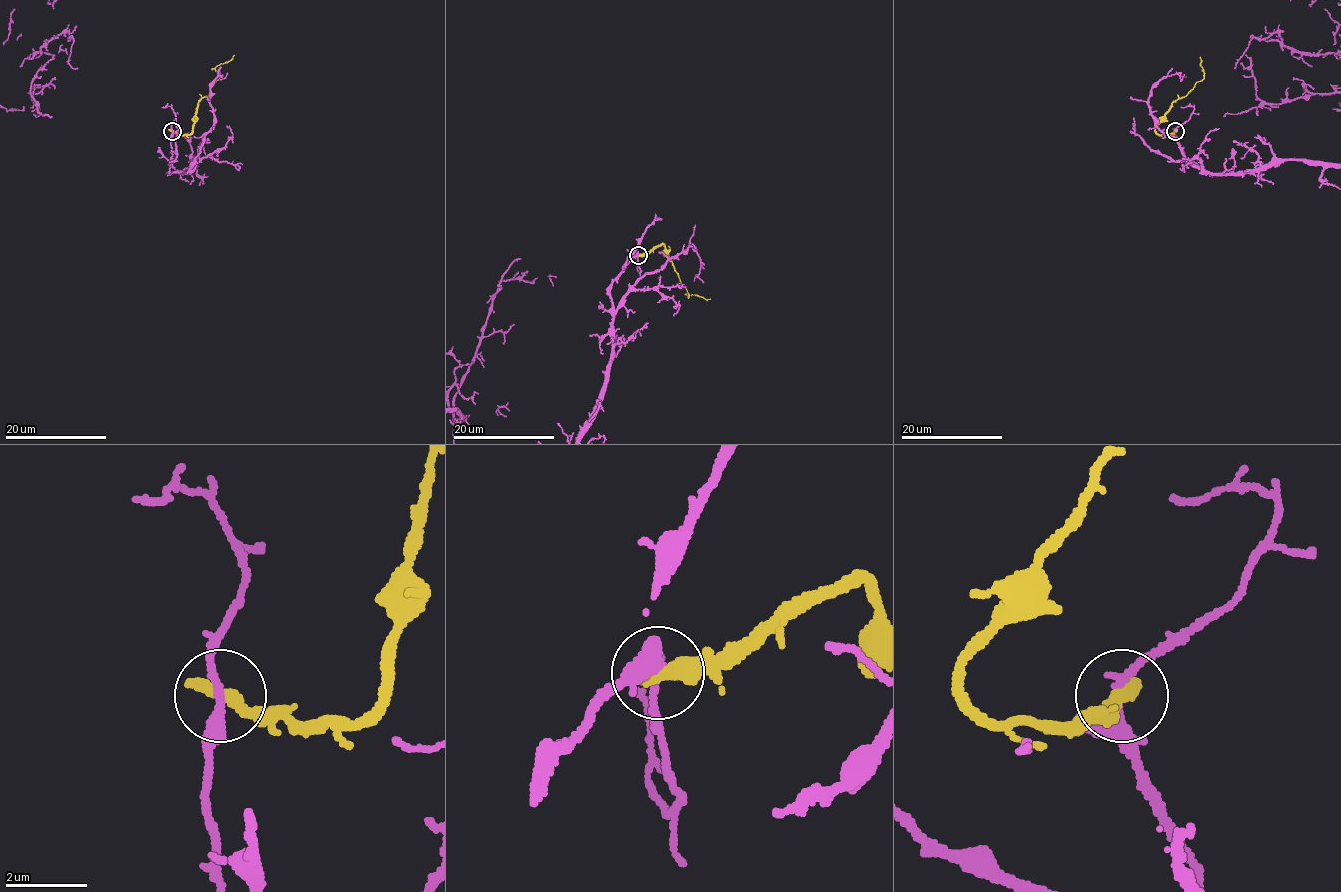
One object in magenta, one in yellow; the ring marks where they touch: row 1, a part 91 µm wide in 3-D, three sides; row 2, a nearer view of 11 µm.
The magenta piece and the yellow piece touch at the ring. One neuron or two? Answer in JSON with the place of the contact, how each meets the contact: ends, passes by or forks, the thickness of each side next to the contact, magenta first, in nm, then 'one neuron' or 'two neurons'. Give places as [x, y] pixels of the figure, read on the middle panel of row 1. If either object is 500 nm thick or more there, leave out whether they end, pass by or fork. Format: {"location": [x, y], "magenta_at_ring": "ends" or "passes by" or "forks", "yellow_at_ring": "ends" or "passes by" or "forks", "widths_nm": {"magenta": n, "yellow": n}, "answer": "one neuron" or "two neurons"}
{"location": [638, 255], "magenta_at_ring": "passes by", "yellow_at_ring": "ends", "widths_nm": {"magenta": 360, "yellow": 440}, "answer": "two neurons"}

